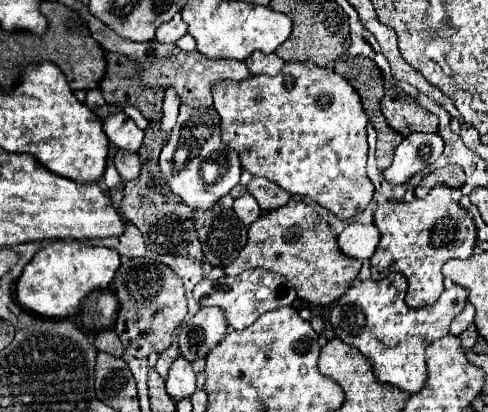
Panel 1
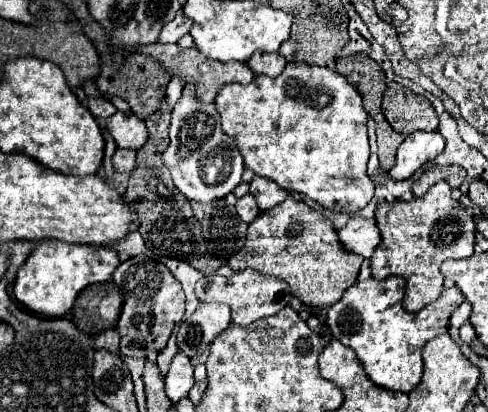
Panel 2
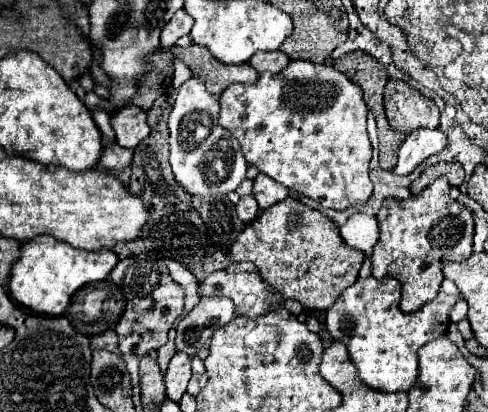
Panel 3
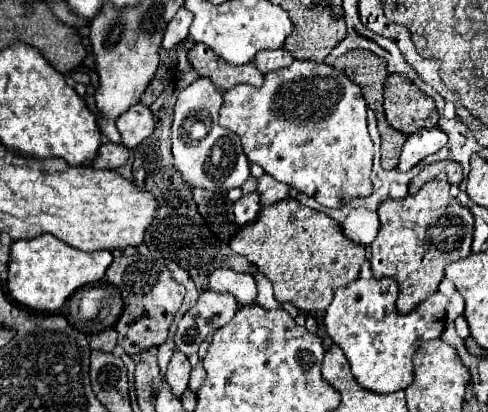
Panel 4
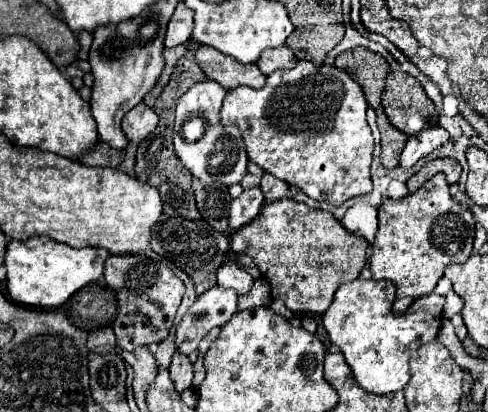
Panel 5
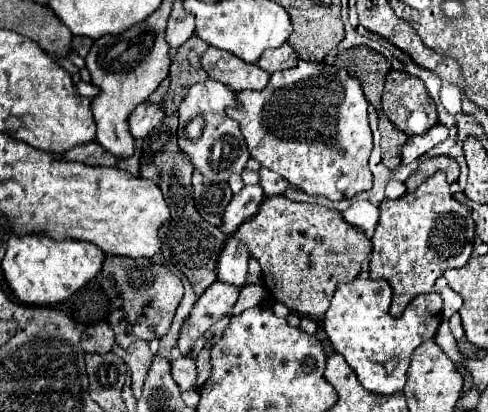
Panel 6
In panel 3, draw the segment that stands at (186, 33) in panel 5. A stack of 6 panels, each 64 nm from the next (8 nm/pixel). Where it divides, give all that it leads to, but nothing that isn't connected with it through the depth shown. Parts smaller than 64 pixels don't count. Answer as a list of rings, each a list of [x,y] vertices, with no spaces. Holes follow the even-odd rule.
[[[178,10],[178,12],[174,14],[174,18],[172,18],[172,20],[166,24],[166,28],[162,30],[162,36],[160,36],[162,46],[164,46],[164,48],[174,46],[180,36],[184,36],[184,34],[190,32],[192,24],[194,24],[192,16],[188,16],[184,10]]]

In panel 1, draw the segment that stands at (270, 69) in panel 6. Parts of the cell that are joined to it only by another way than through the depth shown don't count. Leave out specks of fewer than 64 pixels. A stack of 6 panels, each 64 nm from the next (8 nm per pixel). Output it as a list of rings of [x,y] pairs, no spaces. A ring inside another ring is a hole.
[[[254,52],[248,56],[246,66],[250,70],[250,74],[278,74],[280,68],[284,66],[284,62],[276,56],[276,54],[264,54],[264,52]]]

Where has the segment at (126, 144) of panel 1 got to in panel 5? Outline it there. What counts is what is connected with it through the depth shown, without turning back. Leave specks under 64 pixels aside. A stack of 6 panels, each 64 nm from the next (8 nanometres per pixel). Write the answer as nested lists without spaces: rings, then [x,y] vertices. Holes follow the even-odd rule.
[[[140,102],[122,118],[122,132],[130,144],[138,144],[156,128],[156,124],[158,124],[156,112],[144,102]]]

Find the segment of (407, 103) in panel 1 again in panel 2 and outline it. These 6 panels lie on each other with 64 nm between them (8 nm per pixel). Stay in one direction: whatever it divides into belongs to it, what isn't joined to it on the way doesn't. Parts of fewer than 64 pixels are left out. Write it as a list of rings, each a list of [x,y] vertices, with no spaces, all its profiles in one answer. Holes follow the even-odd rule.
[[[398,82],[388,84],[382,98],[382,112],[390,126],[404,136],[416,130],[434,132],[438,128],[438,116],[430,102]]]

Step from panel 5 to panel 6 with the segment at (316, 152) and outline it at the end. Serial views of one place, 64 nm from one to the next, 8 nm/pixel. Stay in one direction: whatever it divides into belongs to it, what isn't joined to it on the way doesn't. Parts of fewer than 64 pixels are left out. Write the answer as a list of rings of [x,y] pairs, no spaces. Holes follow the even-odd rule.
[[[300,60],[298,66],[290,70],[274,72],[264,90],[236,92],[236,100],[240,104],[236,110],[236,122],[240,124],[240,130],[246,138],[250,158],[260,162],[260,166],[280,174],[298,190],[312,196],[326,196],[328,200],[354,198],[356,194],[372,188],[372,174],[368,168],[368,158],[372,152],[368,102],[360,82],[346,70]]]

